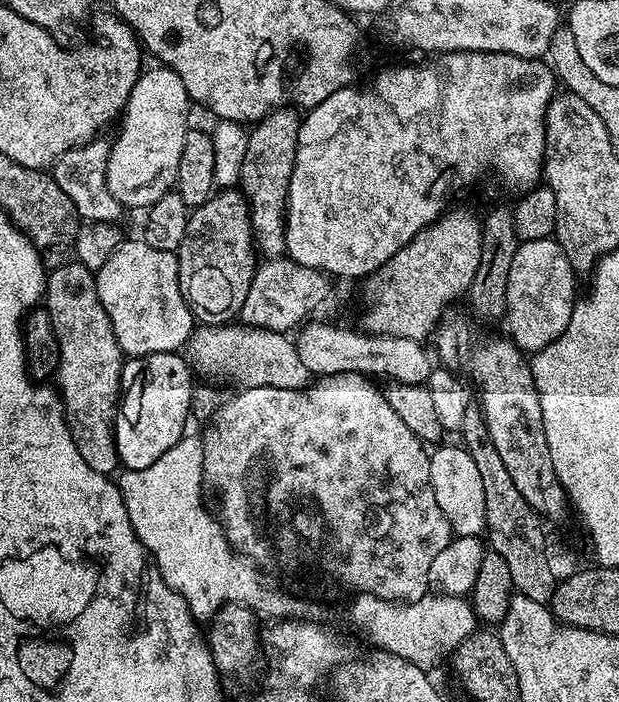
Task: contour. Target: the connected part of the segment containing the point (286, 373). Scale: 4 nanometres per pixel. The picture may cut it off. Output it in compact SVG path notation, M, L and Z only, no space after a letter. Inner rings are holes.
M229 322L215 326L200 326L189 337L186 356L191 367L204 376L225 376L240 384L241 389L258 386L278 386L286 390L305 389L310 384L302 358L298 358L295 343L283 332L251 328L241 322Z

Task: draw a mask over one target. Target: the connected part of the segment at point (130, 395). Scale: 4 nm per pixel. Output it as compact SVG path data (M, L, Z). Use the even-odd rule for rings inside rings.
M179 351L125 359L122 381L127 382L126 391L118 405L115 423L116 449L125 469L146 470L146 466L154 466L170 446L186 435L188 415L194 412L192 376L189 361Z

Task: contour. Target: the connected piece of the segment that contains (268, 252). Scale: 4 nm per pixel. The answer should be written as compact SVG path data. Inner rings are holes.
M281 106L259 121L247 133L244 141L244 157L240 163L238 188L248 200L252 238L259 255L264 258L285 255L284 223L288 215L288 191L290 178L294 174L296 143L301 123L299 115L296 117L288 106Z

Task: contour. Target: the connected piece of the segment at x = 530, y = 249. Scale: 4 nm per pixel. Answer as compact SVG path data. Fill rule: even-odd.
M553 237L525 240L519 243L512 266L510 266L510 273L508 273L504 322L508 324L506 330L509 337L521 351L528 354L538 353L566 330L576 301L575 279L577 280L576 273L570 266L565 252Z

